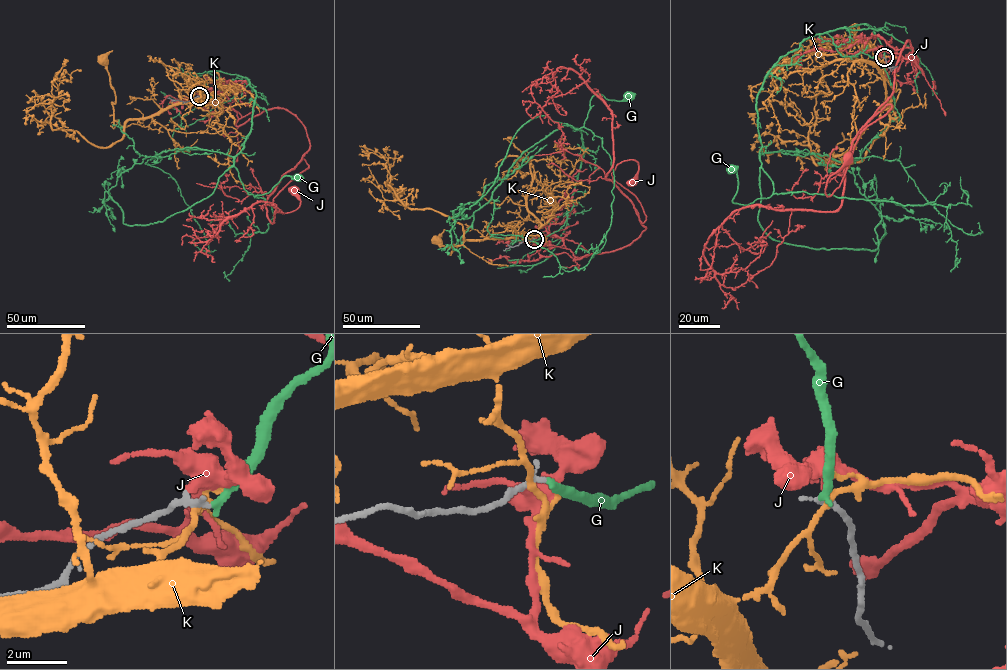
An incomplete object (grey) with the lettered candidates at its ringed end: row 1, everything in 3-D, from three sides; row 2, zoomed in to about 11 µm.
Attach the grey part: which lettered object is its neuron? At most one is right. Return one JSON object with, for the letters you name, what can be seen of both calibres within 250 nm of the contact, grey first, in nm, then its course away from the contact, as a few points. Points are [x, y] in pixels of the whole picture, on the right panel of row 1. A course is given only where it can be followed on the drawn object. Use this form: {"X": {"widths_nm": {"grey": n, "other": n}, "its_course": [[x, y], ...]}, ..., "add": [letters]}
{"G": {"widths_nm": {"grey": 240, "other": 260}, "its_course": [[883, 57], [864, 23], [809, 36], [774, 65], [756, 100], [761, 168], [773, 193], [734, 203], [731, 168]]}, "add": ["G"]}

